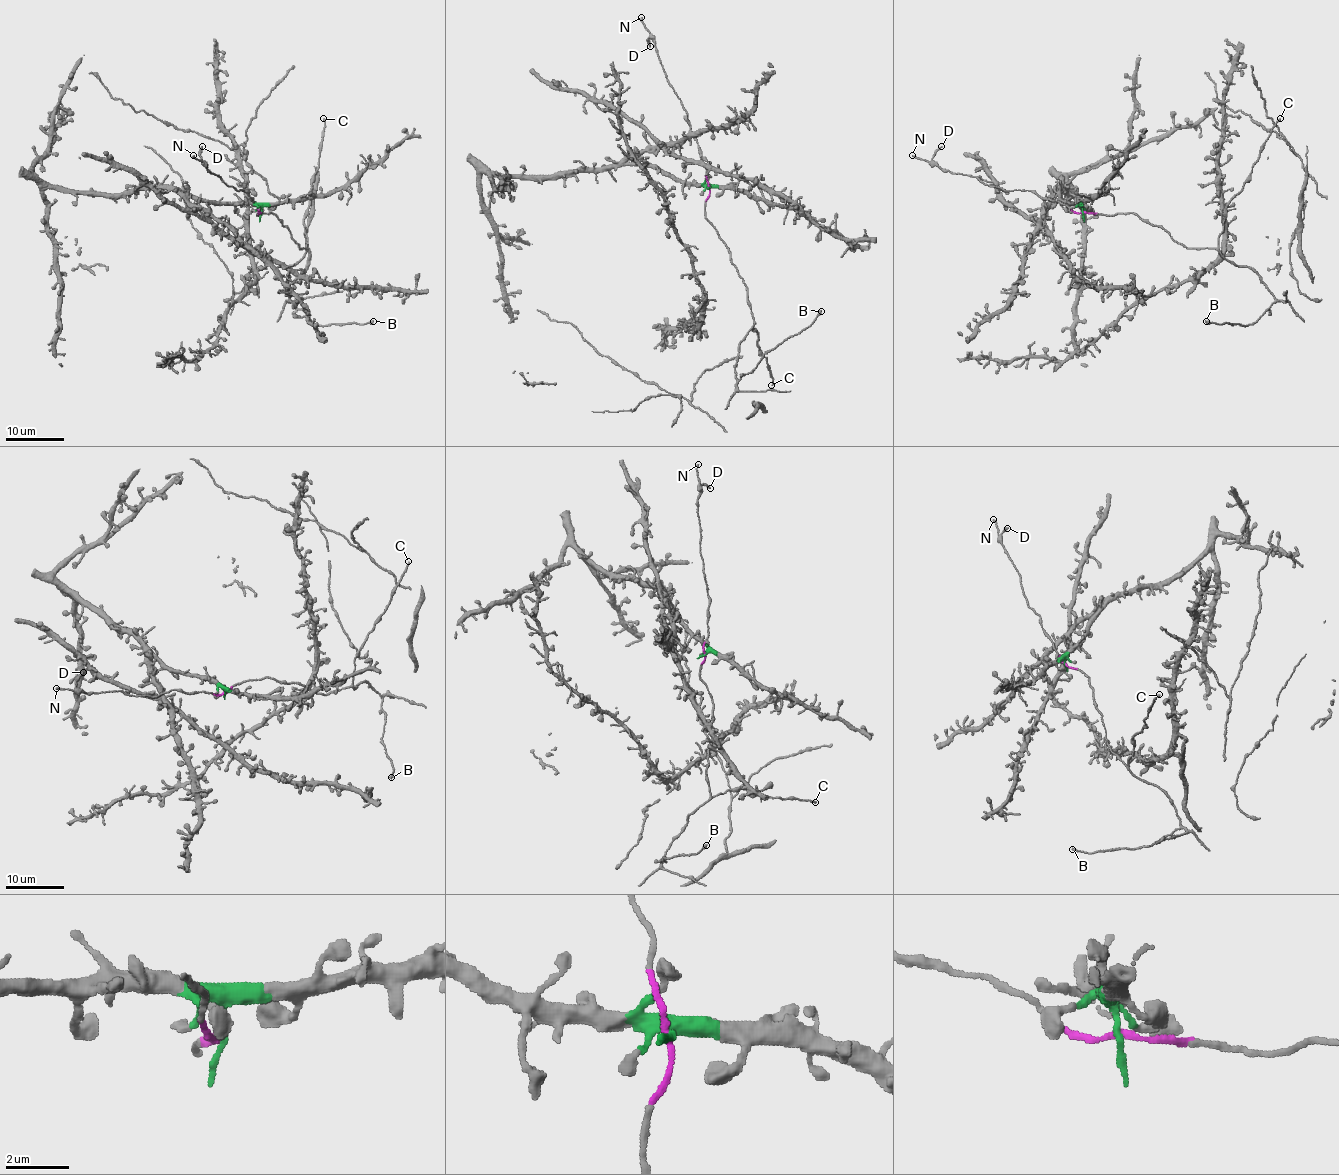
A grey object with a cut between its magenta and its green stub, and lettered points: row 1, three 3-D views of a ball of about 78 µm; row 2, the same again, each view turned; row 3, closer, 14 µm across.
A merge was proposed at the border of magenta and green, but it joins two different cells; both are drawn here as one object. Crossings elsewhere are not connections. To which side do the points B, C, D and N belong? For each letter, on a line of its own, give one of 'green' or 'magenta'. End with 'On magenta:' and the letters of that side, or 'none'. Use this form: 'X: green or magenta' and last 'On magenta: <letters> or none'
B: magenta
C: magenta
D: magenta
N: magenta
On magenta: B, C, D, N

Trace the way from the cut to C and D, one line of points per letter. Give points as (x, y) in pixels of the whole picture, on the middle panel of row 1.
C: (709, 188), (704, 217), (726, 246), (747, 291), (754, 322), (751, 328), (759, 350), (766, 357), (772, 385)
D: (709, 188), (706, 167), (685, 109), (666, 78), (658, 50), (649, 37), (650, 46)

